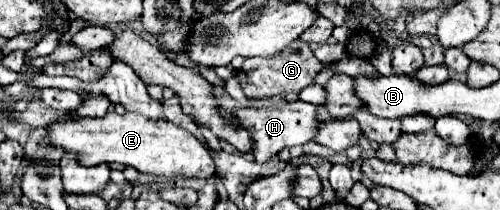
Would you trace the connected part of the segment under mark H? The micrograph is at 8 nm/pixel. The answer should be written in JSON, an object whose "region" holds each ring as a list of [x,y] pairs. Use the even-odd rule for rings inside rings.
{"region":[[[212,84],[212,96],[216,96],[216,106],[220,108],[220,112],[224,112],[224,116],[228,116],[228,120],[236,120],[240,128],[248,128],[248,132],[252,132],[252,152],[258,162],[266,162],[270,156],[278,154],[286,146],[306,144],[316,134],[318,128],[316,104],[296,100],[292,104],[282,104],[282,106],[262,106],[262,104],[242,106],[234,98],[230,98],[224,86],[216,84]]]}

